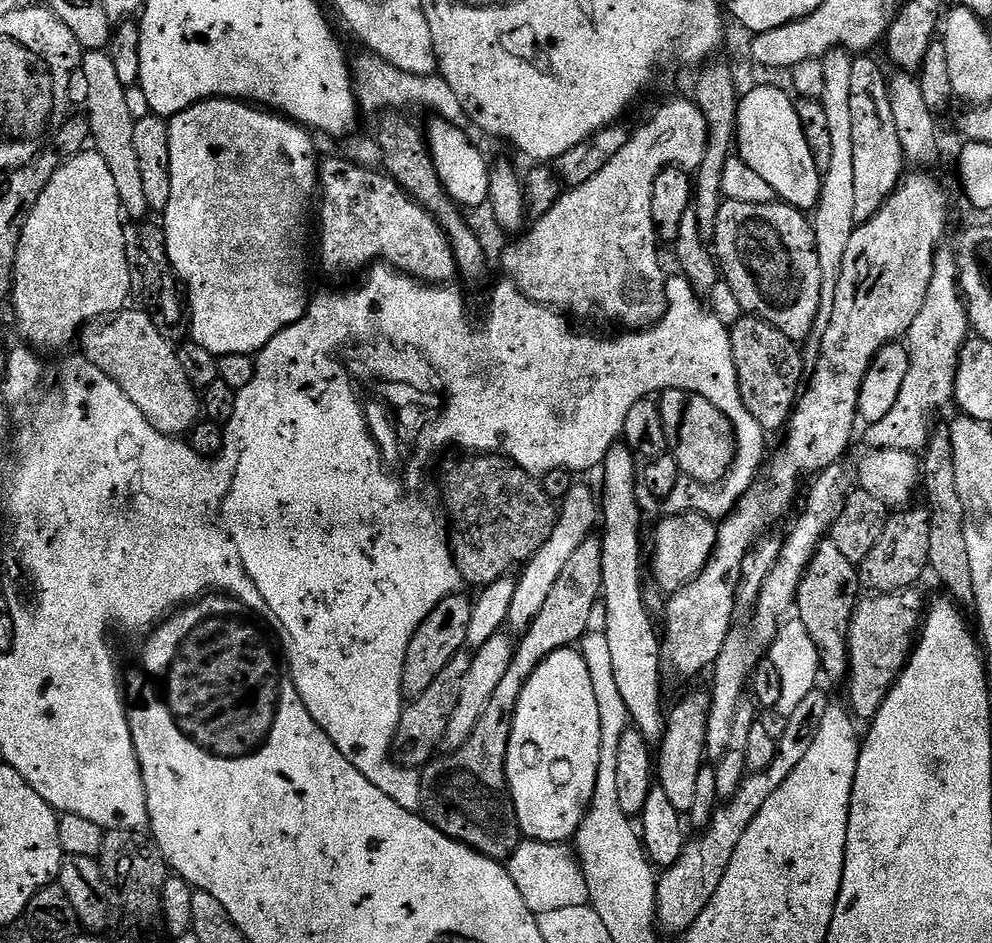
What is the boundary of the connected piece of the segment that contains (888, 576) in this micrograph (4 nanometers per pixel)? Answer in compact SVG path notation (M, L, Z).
M908 506L903 510L893 511L874 550L870 550L870 554L866 554L866 558L859 561L860 582L865 589L876 594L902 592L906 588L919 585L924 571L929 571L932 513L927 507L916 507Z

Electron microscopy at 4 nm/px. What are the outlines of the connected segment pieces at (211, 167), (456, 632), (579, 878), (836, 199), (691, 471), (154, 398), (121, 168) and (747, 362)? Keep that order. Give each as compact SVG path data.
M213 98L193 104L184 112L168 120L170 134L170 206L162 213L162 227L166 238L166 250L176 271L179 283L186 293L186 304L190 309L190 336L198 346L206 346L210 354L217 358L226 354L246 354L252 356L261 352L282 330L298 322L310 303L310 291L304 281L304 271L308 264L304 261L304 247L308 244L308 211L312 208L312 195L318 192L318 159L313 133L304 125L281 116L260 106L253 106L243 100Z
M463 591L454 592L438 602L438 606L430 610L426 622L418 626L414 638L410 638L410 650L406 650L406 666L402 674L402 692L405 697L415 698L426 694L426 690L434 686L434 678L446 670L446 662L465 651L474 600L471 595L464 595Z
M525 839L508 861L508 869L533 915L589 905L589 884L585 880L583 865L575 851L565 843L538 843Z
M832 48L822 58L825 84L818 99L822 110L826 110L826 119L830 125L830 170L822 174L820 201L811 217L818 258L822 266L822 298L815 326L815 331L820 334L824 333L834 314L836 283L842 274L842 258L846 258L846 246L850 246L852 232L858 223L854 218L854 117L850 115L853 59L853 53L846 48Z
M681 388L659 393L658 403L666 426L668 452L678 462L681 473L700 486L719 484L736 456L736 431L730 418L702 394Z
M121 310L111 318L105 319L103 322L93 323L83 329L83 359L88 360L94 366L98 366L98 370L105 372L114 382L118 382L118 386L122 386L122 390L128 395L130 402L134 402L134 406L138 406L138 410L142 410L142 414L146 414L146 422L150 422L150 426L154 426L154 430L158 430L164 436L183 437L190 433L201 419L201 397L198 395L197 389L192 387L190 378L186 378L186 373L183 372L176 357L173 341L167 340L156 329L147 311L128 311Z
M85 51L82 56L82 69L86 72L89 90L86 115L92 131L91 143L95 151L100 152L102 158L106 158L106 166L110 166L110 174L118 190L123 215L133 216L133 221L136 222L143 221L147 217L144 215L149 215L150 209L144 193L142 169L138 166L138 154L134 150L134 126L137 120L130 116L129 108L126 106L127 87L118 78L107 51Z
M745 314L741 316L737 324L731 325L730 346L734 358L734 370L738 374L738 386L742 394L742 402L746 402L746 410L750 410L750 414L754 414L754 418L758 418L765 433L772 434L779 428L781 431L792 419L792 413L802 396L802 385L806 380L804 356L800 353L801 345L797 341L786 338L786 334L782 334L782 330L778 330L762 317Z

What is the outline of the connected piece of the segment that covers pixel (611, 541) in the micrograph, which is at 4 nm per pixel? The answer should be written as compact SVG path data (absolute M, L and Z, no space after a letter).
M617 442L611 450L608 451L606 454L606 458L604 459L603 465L602 465L602 473L604 472L604 496L602 492L602 532L604 528L604 536L602 535L602 543L603 543L603 548L602 548L602 586L604 587L604 591L602 593L602 599L604 600L606 604L606 611L607 611L607 619L606 619L606 628L603 632L604 637L606 638L606 642L610 642L610 655L611 659L614 665L614 678L617 679L618 681L618 690L621 691L622 693L622 702L626 702L626 710L628 711L631 723L636 727L638 731L640 731L641 734L648 739L649 744L656 746L659 745L660 741L663 740L664 738L664 726L666 723L666 708L663 708L662 705L660 705L660 672L662 673L662 640L660 637L660 640L658 637L656 637L656 628L654 625L652 625L652 616L653 613L650 611L649 607L647 604L644 602L644 594L646 591L646 585L643 584L642 581L640 581L640 555L643 554L643 552L646 552L646 546L644 550L644 540L642 537L640 537L640 500L638 497L636 497L636 488L638 492L638 464L636 468L636 463L638 463L637 457L634 455L633 451L631 448L628 447L627 444L623 442Z

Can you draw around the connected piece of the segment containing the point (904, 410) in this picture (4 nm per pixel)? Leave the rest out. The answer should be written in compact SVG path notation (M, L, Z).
M941 247L937 251L936 257L934 258L934 274L930 278L930 290L926 290L926 302L922 302L922 310L918 310L918 318L914 318L914 322L910 326L908 335L906 337L906 349L907 349L907 367L904 369L903 377L899 382L898 391L895 393L894 399L891 403L892 409L890 414L886 414L886 418L880 419L878 422L868 424L866 430L868 433L865 434L864 440L868 443L869 449L874 448L889 448L890 450L906 450L907 452L919 453L921 450L927 448L928 440L932 437L934 431L934 423L932 419L936 416L936 411L939 408L944 408L947 404L953 403L956 395L956 371L958 370L958 362L960 361L960 351L964 349L964 341L969 339L970 336L970 323L968 320L968 305L960 290L960 271L956 265L956 253L951 247Z

